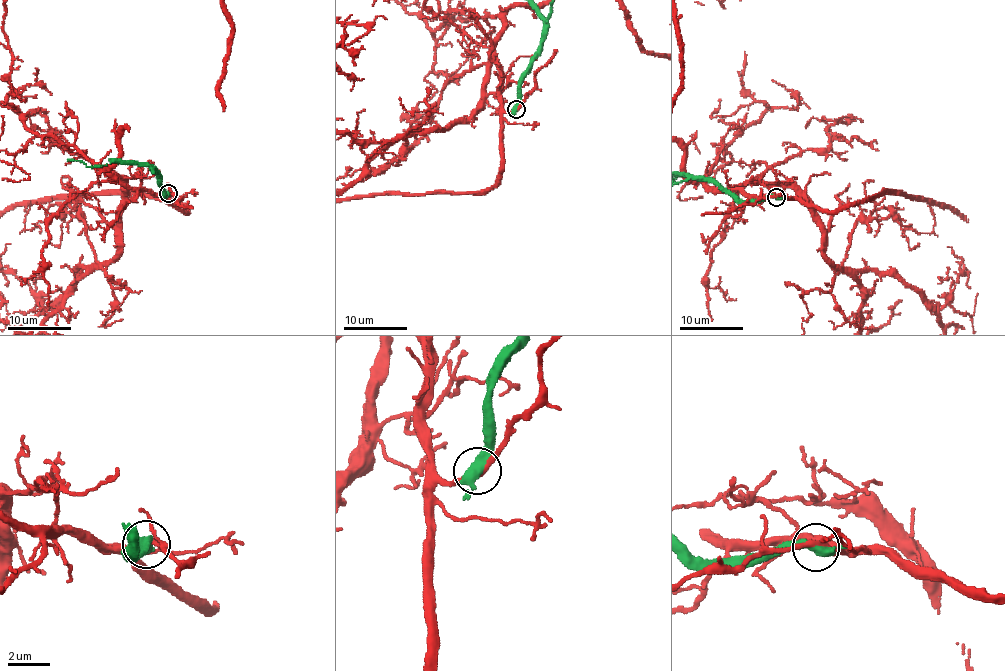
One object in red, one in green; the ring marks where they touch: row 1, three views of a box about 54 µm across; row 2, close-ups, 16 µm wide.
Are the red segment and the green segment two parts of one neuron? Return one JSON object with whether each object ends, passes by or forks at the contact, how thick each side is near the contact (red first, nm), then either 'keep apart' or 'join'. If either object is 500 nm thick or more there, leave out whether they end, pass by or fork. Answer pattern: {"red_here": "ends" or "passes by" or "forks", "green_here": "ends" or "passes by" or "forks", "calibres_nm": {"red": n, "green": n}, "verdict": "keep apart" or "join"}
{"red_here": "passes by", "green_here": "passes by", "calibres_nm": {"red": 240, "green": 460}, "verdict": "keep apart"}

